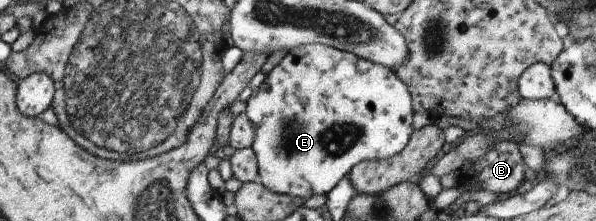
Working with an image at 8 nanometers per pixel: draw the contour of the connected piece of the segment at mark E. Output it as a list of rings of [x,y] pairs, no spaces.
[[[323,44],[289,50],[281,63],[253,89],[245,113],[254,125],[251,148],[258,161],[257,181],[273,193],[305,200],[312,195],[327,195],[359,162],[396,156],[414,132],[412,95],[395,71]]]

